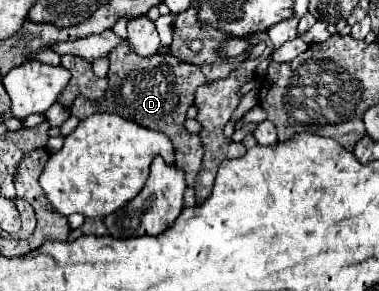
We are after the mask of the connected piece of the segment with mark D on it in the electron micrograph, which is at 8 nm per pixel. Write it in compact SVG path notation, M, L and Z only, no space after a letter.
M120 42L110 54L110 70L108 70L108 88L104 92L104 98L100 102L92 102L86 96L78 96L74 100L74 106L70 112L74 112L76 118L86 120L90 114L96 112L108 112L108 114L118 114L126 120L132 120L144 128L164 132L176 150L176 166L186 172L186 184L194 186L194 178L200 170L202 162L202 140L198 134L190 134L184 126L186 122L186 112L194 102L194 90L196 86L208 82L208 80L220 80L232 74L236 68L234 64L204 64L204 66L194 66L186 62L178 62L176 66L170 68L170 56L166 54L156 54L150 58L142 58L134 54L128 48L128 42Z

